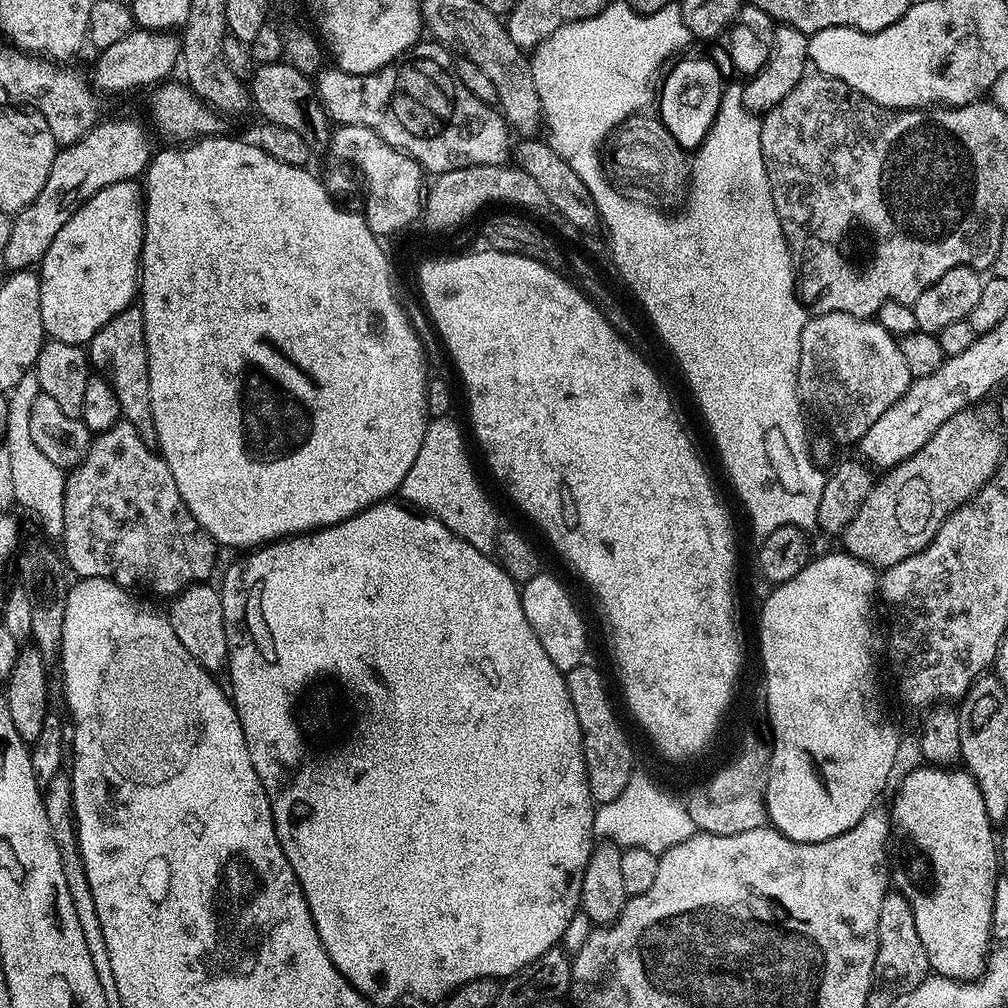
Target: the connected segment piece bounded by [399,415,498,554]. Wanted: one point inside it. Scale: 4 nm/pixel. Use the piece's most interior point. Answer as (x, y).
(442, 483)

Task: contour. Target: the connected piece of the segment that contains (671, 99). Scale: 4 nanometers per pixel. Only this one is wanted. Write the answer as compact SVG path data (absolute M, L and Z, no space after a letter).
M686 58L669 72L662 86L659 119L676 133L682 146L702 142L717 116L723 89L724 81L714 63L704 58Z

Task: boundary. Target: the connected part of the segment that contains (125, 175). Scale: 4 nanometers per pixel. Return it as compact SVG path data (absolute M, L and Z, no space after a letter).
M104 120L92 125L78 142L61 147L50 166L50 178L46 186L38 190L38 198L30 202L21 212L15 213L10 230L10 242L2 260L12 270L28 270L39 265L44 259L50 242L70 222L70 218L98 190L123 180L136 180L147 169L150 163L148 136L136 120Z

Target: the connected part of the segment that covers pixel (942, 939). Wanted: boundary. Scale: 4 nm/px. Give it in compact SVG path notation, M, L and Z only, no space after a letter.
M924 766L928 768L916 768L904 776L896 797L892 800L892 812L890 811L890 832L900 845L896 852L900 856L908 856L900 865L893 867L890 872L894 881L895 891L906 897L914 910L914 926L918 928L918 938L922 938L922 946L926 946L928 955L928 967L935 975L945 976L951 980L974 980L984 973L986 957L989 955L988 943L993 943L991 934L991 910L994 905L996 881L998 879L998 836L992 828L994 821L986 814L986 802L982 802L982 794L974 782L974 778L966 770L959 770L952 766Z

